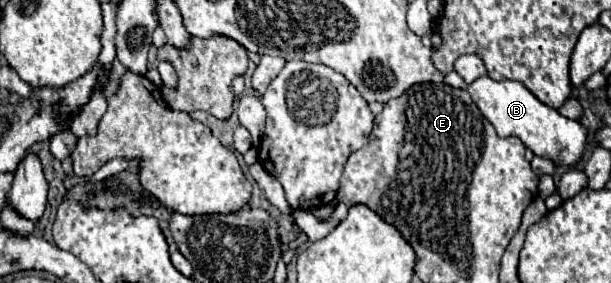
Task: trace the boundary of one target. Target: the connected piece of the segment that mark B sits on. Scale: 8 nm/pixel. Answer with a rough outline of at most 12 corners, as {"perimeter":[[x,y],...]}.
{"perimeter":[[519,81],[467,87],[499,137],[575,165],[587,129]]}

